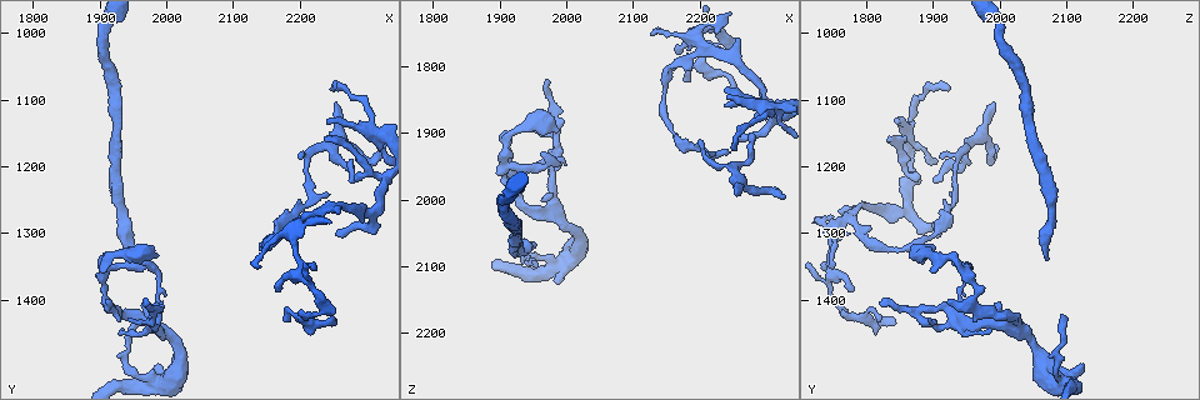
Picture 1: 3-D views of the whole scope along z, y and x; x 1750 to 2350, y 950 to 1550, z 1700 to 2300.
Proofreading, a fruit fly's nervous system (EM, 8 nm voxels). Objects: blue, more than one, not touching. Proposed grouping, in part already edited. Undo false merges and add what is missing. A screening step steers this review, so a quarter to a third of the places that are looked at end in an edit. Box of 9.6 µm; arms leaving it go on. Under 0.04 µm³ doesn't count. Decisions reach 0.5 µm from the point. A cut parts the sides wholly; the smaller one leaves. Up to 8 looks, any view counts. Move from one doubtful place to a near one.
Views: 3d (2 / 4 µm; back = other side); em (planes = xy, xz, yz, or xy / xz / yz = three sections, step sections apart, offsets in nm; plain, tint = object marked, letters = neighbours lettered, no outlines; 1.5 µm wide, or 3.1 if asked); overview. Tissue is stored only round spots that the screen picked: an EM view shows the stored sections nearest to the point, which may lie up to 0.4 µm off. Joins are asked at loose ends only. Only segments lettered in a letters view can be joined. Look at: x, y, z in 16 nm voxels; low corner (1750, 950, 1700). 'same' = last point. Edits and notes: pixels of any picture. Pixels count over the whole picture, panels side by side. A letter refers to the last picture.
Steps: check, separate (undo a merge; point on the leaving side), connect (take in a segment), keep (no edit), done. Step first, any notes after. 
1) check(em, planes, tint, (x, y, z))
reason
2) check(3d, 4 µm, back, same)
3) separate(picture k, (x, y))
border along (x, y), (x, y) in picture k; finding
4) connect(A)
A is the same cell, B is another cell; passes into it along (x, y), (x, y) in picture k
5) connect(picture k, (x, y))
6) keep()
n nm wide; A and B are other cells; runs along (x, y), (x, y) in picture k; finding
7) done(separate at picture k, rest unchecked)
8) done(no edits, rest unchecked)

check(3d, 2 µm, (2215, 1275, 1780))
three-way junction

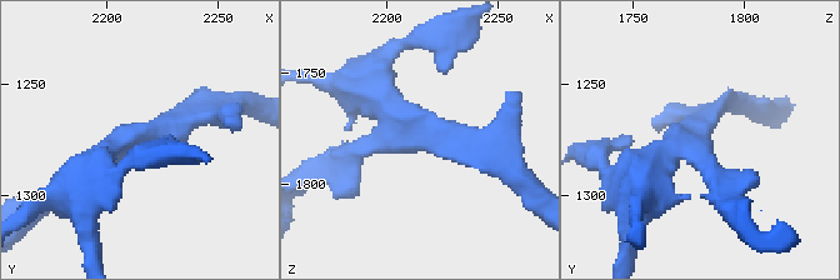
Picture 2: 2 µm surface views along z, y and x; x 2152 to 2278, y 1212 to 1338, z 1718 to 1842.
check(em, xz, step 4, tint, (2212, 1276, 1779))
now the EM

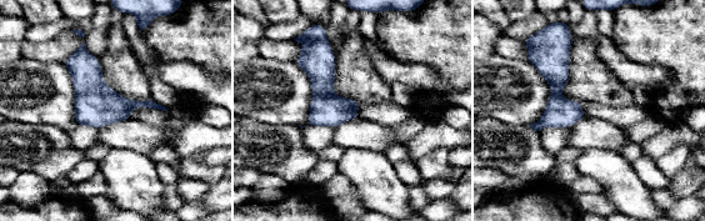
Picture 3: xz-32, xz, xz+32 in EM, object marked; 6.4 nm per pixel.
check(em, planes, letters, same)
cut it another way

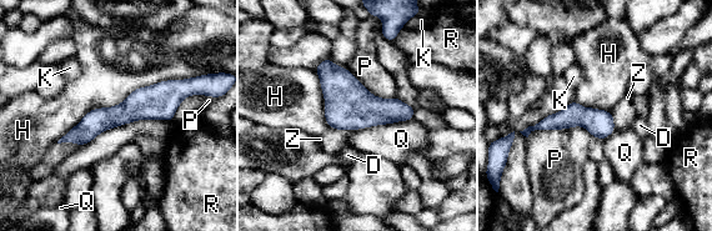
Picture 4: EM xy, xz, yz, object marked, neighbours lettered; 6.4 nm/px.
keep()
180 nm wide; D, H, K, P, Q, R and Z are other cells; all the same neuron

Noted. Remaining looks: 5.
check(em, xy, step 8, plain, (2240, 1130, 1840))
free end

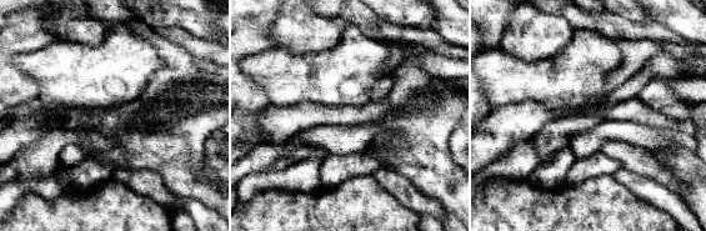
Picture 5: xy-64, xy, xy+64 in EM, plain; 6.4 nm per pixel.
check(em, xy, step 8, letters, same)
see the neighbours

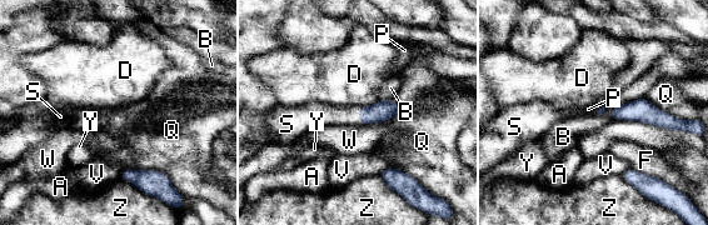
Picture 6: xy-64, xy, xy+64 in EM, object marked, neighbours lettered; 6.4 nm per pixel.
connect(S)
W touches over 440 nm; S is the same cell, A, B, D, F, P, Q, V, W, Y and Z are other cells; passes into it along (383, 110), (359, 115), (320, 115) in picture 6; it goes on there

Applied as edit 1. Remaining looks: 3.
check(overview)

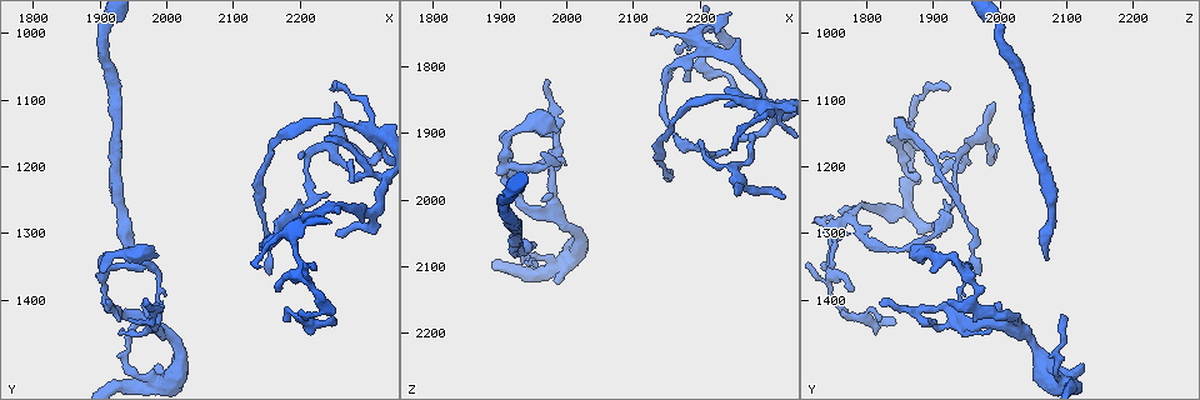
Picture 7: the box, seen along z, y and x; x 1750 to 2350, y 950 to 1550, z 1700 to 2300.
check(em, planes, letters, (1945, 1345, 2075))
long arm stops here

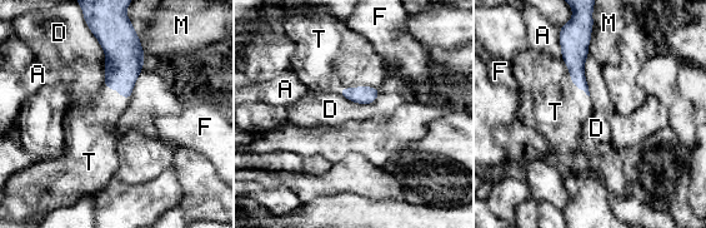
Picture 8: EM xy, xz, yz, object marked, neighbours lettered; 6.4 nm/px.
connect(T)
T is the same cell, A, D, F and M are other cells; passes into it along (366, 95), (357, 87), (321, 77) in picture 8; it goes on there

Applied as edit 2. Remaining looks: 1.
done(connect at picture 6, connect at picture 8, rest unchecked)

